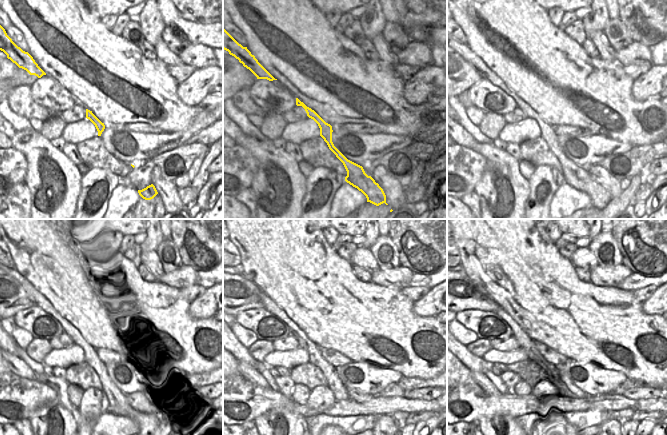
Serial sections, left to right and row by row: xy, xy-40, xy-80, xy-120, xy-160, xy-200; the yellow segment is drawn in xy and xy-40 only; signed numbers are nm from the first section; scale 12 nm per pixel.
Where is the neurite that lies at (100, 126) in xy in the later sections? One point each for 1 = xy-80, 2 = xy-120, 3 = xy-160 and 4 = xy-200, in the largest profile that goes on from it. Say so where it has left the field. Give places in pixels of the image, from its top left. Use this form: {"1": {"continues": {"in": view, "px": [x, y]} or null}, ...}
{"1": {"continues": {"in": "xy-80", "px": [578, 177]}}, "2": {"continues": {"in": "xy-120", "px": [118, 401]}}, "3": {"continues": {"in": "xy-160", "px": [334, 383]}}, "4": {"continues": {"in": "xy-200", "px": [525, 342]}}}

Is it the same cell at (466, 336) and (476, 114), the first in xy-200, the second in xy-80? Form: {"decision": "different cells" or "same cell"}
{"decision": "same cell"}

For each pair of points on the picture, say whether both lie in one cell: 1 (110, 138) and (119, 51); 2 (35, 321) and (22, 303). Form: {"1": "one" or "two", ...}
{"1": "two", "2": "two"}

